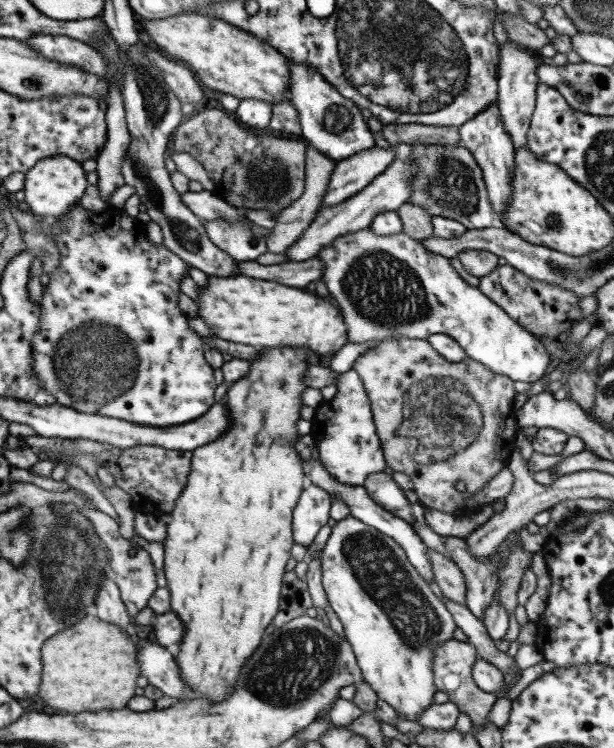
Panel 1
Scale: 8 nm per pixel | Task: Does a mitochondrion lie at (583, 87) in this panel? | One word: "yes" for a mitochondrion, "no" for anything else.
no

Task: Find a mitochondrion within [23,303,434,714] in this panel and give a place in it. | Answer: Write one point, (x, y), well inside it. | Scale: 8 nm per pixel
(95, 362)

